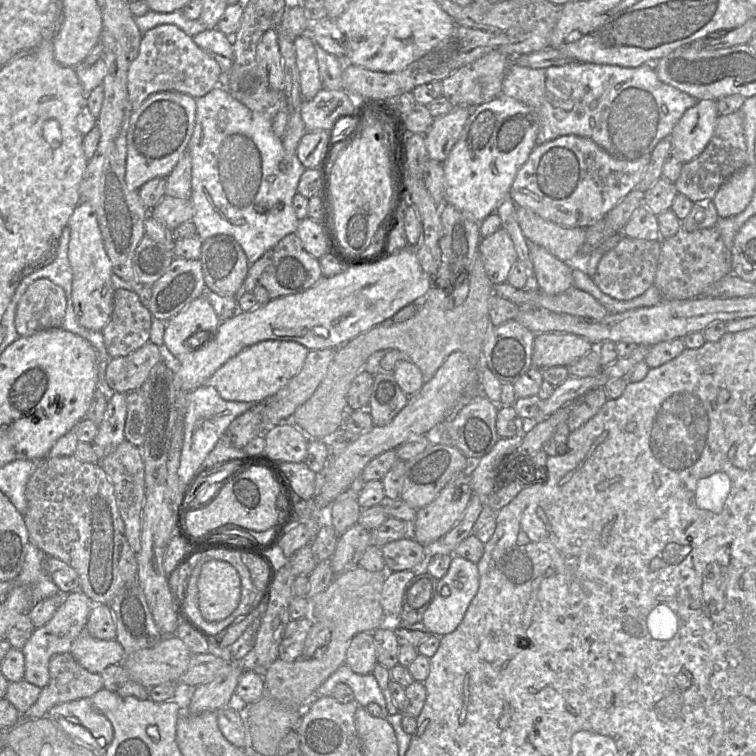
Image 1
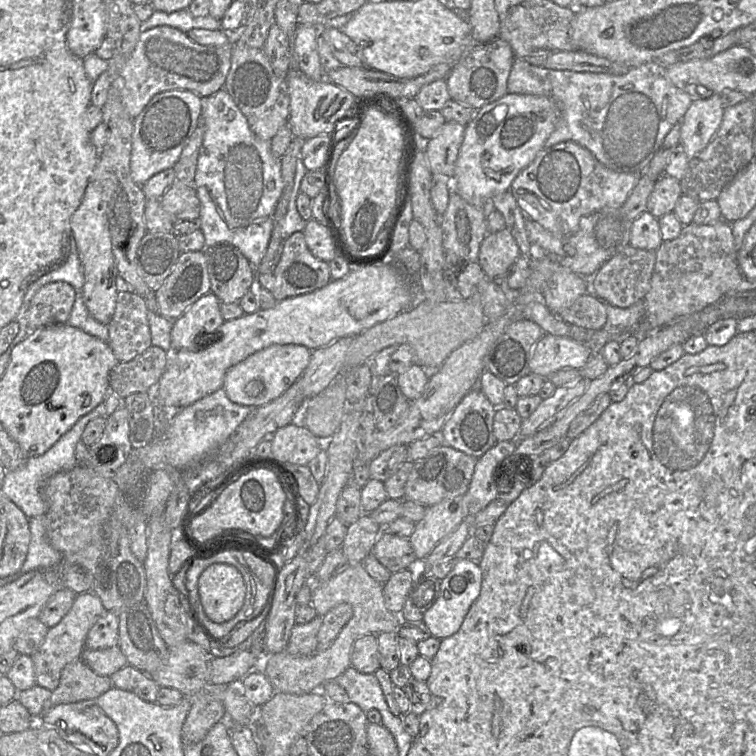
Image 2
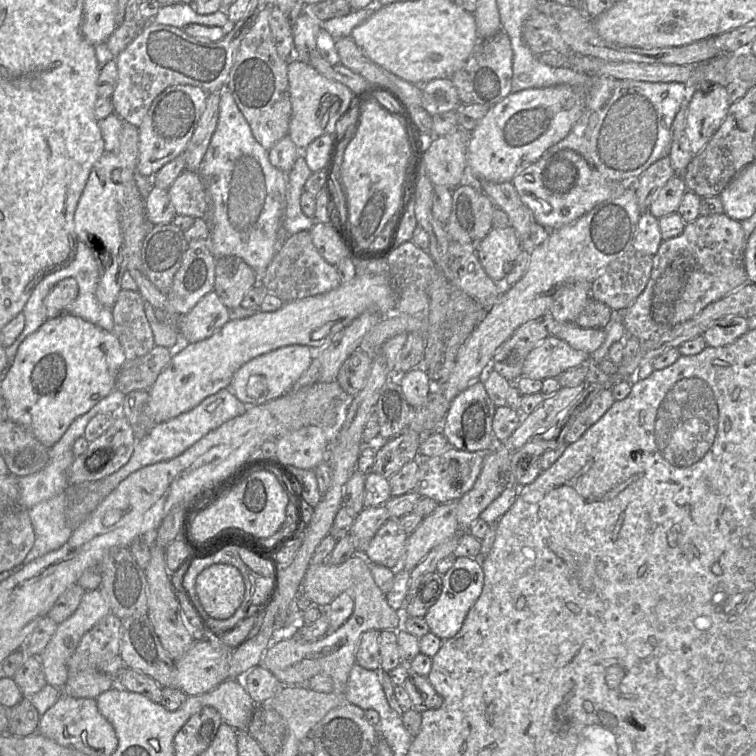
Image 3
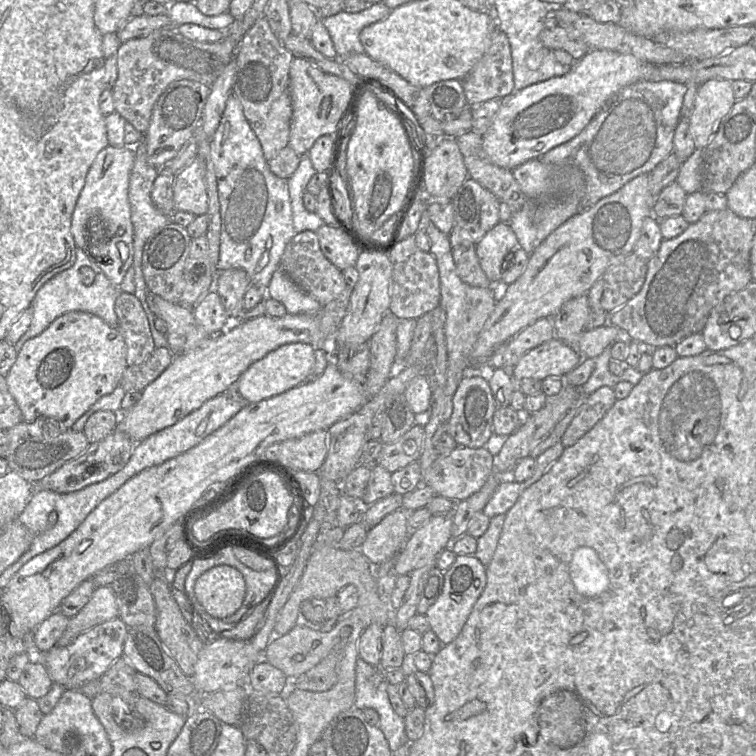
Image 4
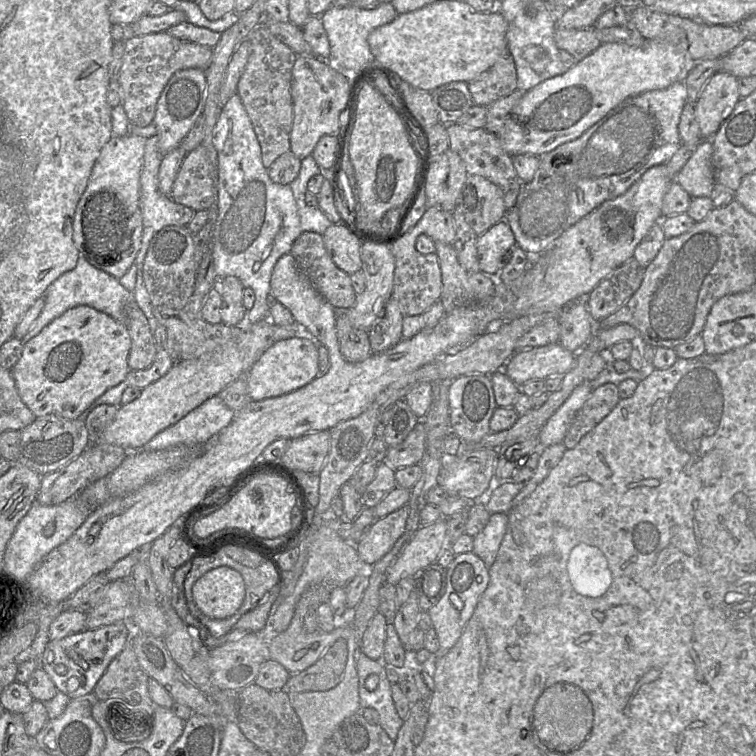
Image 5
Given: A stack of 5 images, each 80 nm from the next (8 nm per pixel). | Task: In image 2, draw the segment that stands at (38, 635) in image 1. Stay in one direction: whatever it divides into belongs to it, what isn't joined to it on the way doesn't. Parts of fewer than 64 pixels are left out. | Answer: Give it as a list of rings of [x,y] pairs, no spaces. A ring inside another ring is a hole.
[[[92,591],[76,595],[68,613],[55,626],[48,629],[41,646],[30,655],[34,665],[37,685],[51,691],[57,688],[63,668],[70,662],[81,659],[88,631],[107,612],[100,598]]]

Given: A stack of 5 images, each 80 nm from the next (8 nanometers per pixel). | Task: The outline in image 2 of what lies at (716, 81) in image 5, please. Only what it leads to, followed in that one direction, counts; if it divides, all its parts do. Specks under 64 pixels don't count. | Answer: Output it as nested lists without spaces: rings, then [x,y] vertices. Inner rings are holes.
[[[720,93],[691,102],[680,121],[680,144],[690,158],[699,154],[718,131],[725,111]]]

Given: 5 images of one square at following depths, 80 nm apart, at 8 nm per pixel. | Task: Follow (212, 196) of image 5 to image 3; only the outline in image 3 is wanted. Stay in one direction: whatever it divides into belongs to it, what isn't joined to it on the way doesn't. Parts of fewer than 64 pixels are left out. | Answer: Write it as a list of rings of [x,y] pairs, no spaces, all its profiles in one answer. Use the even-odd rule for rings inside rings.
[[[185,169],[168,189],[176,215],[206,218],[208,198],[198,172]]]

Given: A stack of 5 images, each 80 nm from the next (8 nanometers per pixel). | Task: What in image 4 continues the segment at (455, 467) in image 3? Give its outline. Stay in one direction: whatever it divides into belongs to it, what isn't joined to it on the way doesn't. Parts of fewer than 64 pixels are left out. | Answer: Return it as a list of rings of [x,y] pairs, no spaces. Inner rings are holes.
[[[457,446],[449,455],[439,456],[426,471],[422,484],[431,487],[436,495],[460,502],[477,491],[485,484],[495,471],[495,455],[493,447],[468,448]]]

